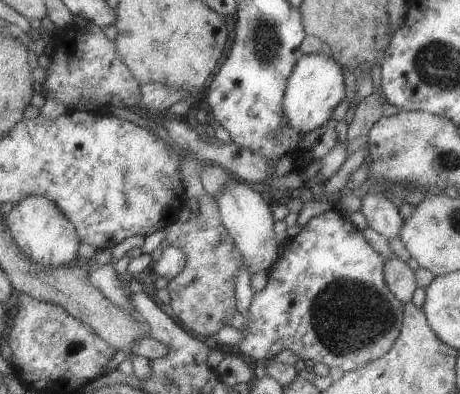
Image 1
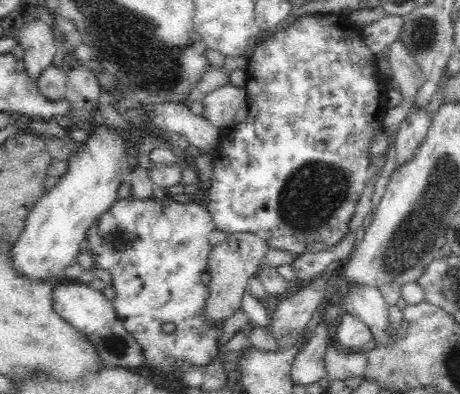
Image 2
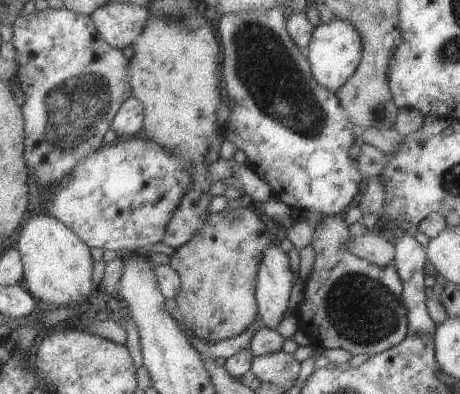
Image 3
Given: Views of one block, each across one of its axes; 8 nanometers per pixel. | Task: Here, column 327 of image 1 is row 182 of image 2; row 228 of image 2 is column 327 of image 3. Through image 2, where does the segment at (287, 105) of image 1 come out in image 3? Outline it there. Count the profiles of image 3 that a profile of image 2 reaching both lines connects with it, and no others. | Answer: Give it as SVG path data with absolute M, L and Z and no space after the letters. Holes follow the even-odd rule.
M331 20L327 24L319 24L313 30L313 36L311 36L311 42L309 42L309 48L307 48L307 60L311 64L313 78L323 88L337 92L349 80L349 76L355 74L357 66L361 64L361 58L363 58L361 36L349 20Z

